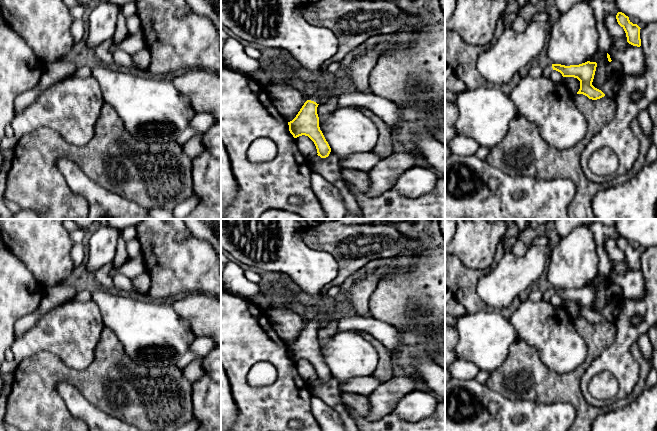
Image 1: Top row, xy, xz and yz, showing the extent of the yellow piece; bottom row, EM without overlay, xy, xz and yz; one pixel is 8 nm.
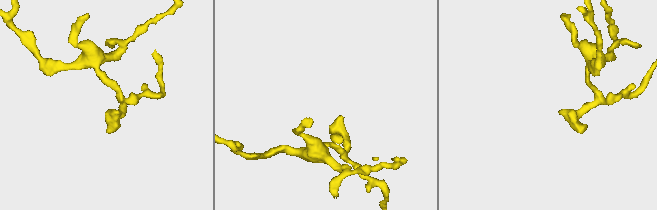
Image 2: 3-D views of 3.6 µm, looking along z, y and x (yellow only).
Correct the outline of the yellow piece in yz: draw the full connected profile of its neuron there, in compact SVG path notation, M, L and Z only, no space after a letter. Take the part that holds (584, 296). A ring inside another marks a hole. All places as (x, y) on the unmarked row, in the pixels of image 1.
M587 285L579 289L565 290L561 288L551 288L543 292L543 300L549 302L551 297L556 294L563 301L574 301L580 305L580 313L577 318L583 318L589 323L597 324L605 320L605 318L592 309L597 287Z

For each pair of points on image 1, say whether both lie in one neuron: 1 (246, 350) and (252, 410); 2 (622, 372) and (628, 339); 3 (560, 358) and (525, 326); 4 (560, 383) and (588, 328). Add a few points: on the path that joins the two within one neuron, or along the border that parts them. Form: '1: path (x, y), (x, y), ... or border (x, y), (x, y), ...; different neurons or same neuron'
1: path (240, 365), (240, 388), (245, 395); same neuron
2: path (622, 364), (622, 347); same neuron
3: path (551, 349), (534, 332); same neuron
4: path (575, 375), (592, 354), (592, 343); same neuron

